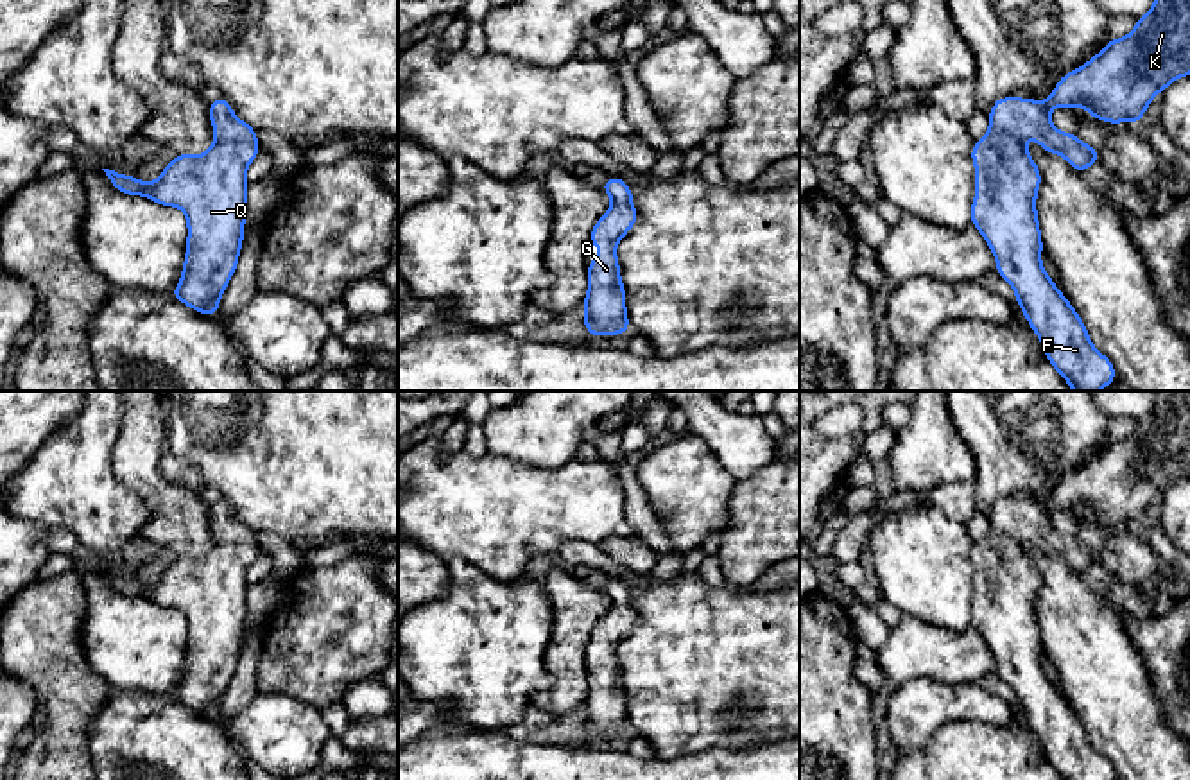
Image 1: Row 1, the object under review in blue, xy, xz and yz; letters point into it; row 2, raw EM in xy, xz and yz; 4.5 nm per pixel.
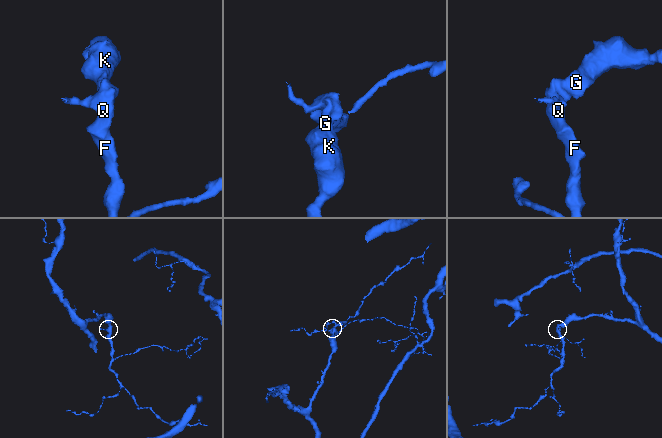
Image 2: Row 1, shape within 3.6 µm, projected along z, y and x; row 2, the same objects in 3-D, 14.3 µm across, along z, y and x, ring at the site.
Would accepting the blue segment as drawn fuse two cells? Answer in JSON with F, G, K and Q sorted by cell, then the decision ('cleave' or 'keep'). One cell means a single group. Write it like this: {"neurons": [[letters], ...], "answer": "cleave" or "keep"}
{"neurons": [["F", "G", "K", "Q"]], "answer": "keep"}

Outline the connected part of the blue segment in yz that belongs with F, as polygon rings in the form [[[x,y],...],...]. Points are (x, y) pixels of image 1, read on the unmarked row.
[[[1156,391],[1154,407],[1136,421],[1131,436],[1111,441],[1097,457],[1063,477],[1045,502],[998,500],[989,511],[989,533],[971,550],[975,565],[975,602],[971,626],[982,635],[996,660],[996,674],[1014,690],[1029,728],[1039,739],[1045,757],[1063,780],[1117,780],[1111,762],[1095,751],[1086,728],[1041,667],[1041,633],[1036,597],[1041,576],[1027,554],[1023,538],[1041,545],[1048,556],[1061,556],[1077,574],[1099,565],[1099,552],[1075,536],[1050,525],[1056,507],[1082,507],[1093,520],[1109,525],[1142,524],[1147,507],[1170,484],[1190,477],[1190,391]]]

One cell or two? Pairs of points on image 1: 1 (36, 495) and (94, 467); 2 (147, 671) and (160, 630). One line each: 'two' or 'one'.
1: one
2: one

